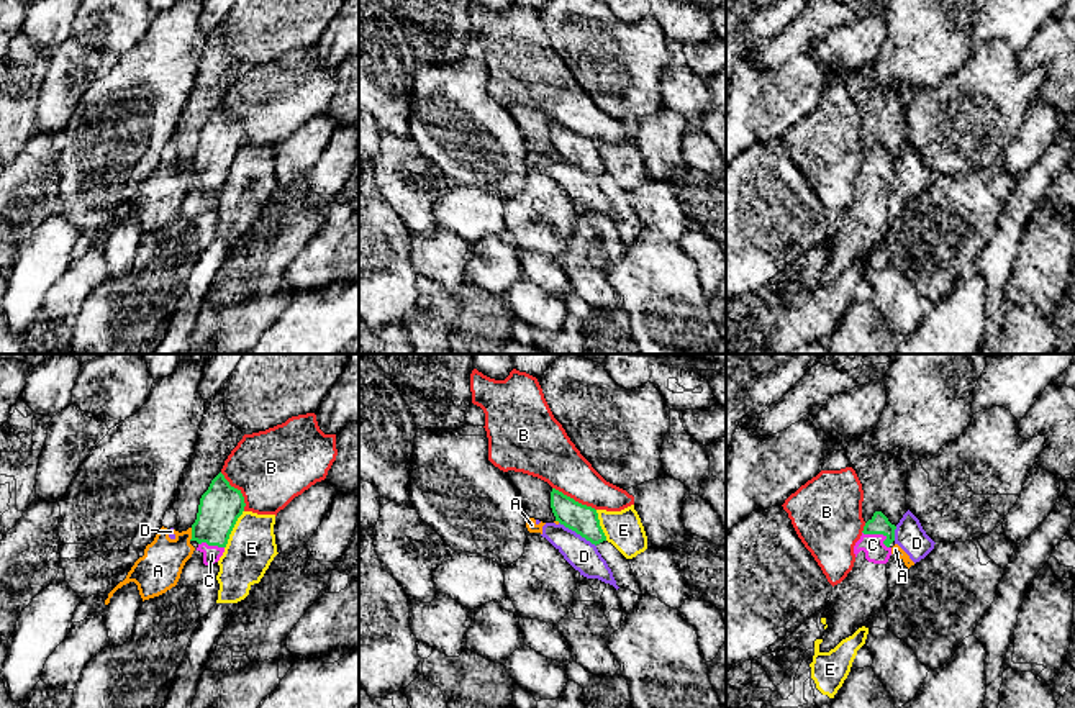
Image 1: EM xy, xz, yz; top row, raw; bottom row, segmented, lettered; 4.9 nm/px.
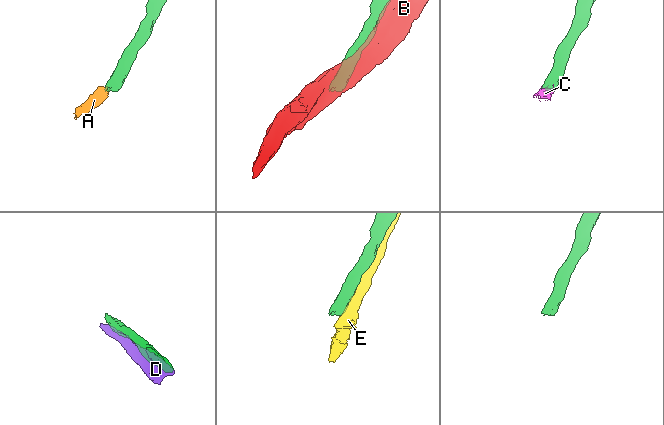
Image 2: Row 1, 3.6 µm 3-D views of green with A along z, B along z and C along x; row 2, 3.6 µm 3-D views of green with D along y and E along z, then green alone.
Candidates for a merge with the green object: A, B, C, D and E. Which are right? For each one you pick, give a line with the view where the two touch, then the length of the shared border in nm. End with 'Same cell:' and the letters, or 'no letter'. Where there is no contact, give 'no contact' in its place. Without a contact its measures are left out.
C: yz | 160 nm
Same cell: C

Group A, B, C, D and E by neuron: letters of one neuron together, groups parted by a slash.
A D / B / C / E

